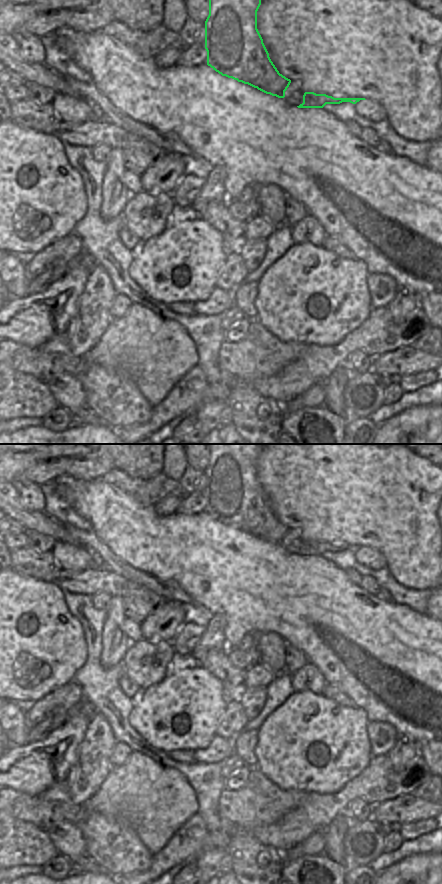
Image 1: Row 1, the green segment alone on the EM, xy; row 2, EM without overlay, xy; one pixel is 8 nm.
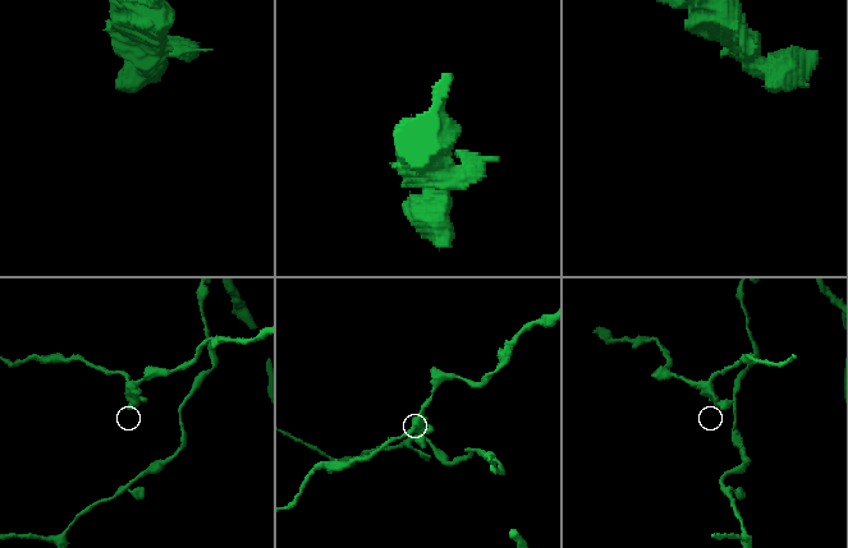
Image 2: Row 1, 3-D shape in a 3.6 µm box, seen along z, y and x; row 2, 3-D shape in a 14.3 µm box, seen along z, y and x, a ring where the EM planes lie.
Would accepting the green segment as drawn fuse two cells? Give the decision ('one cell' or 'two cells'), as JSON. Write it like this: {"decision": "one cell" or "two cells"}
{"decision": "two cells"}

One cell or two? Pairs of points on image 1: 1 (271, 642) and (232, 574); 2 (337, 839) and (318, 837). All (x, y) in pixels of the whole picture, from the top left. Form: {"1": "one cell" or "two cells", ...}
{"1": "two cells", "2": "two cells"}

